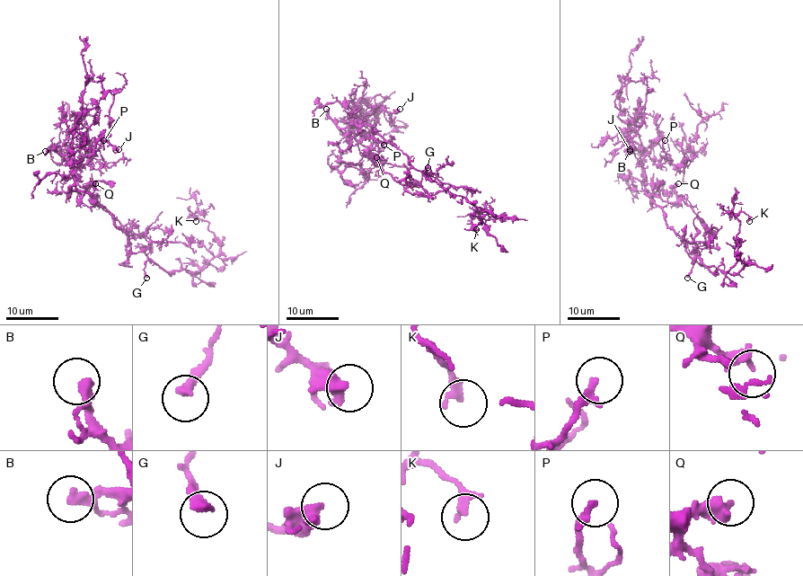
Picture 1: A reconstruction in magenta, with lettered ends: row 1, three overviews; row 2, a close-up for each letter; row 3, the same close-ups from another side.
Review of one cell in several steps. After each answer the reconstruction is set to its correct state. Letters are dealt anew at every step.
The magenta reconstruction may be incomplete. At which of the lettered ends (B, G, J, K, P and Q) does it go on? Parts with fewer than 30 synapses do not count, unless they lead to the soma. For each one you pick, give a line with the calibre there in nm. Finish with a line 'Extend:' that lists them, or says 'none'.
B: 240 nm thick
P: 240 nm thick
Extend: B, P

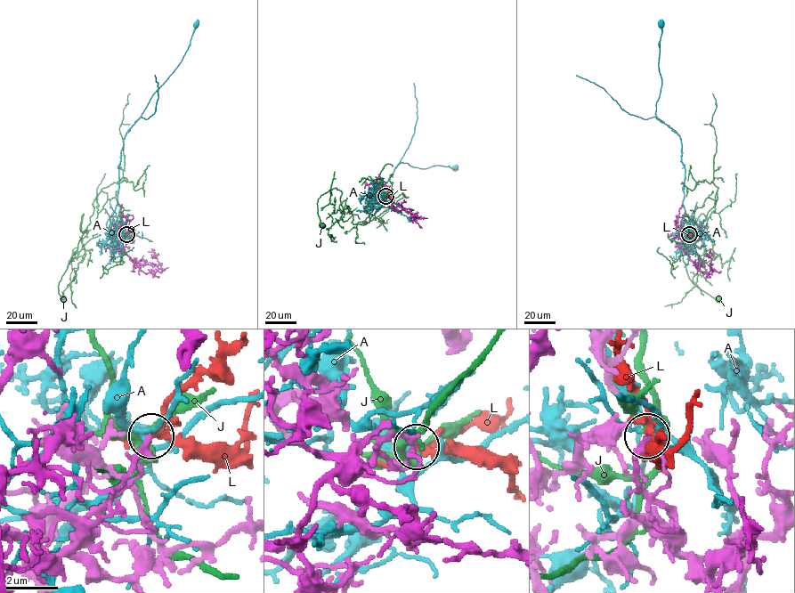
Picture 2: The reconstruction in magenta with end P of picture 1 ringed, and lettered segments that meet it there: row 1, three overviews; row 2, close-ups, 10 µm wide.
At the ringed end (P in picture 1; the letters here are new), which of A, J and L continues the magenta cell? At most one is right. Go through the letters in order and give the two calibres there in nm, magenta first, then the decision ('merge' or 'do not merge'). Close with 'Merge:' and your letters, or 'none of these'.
A: 240 nm thick on the magenta side, 170 nm on the other; do not merge
J: 240 nm thick on the magenta side, 240 nm on the other; do not merge
L: 240 nm thick on the magenta side, 200 nm on the other; merge
Merge: L

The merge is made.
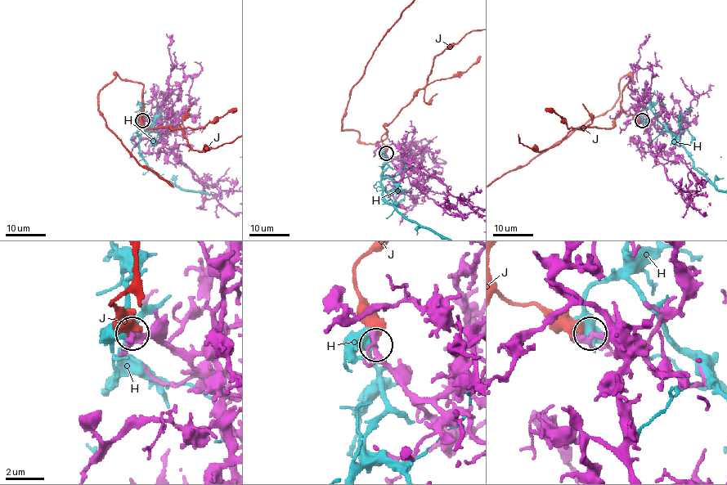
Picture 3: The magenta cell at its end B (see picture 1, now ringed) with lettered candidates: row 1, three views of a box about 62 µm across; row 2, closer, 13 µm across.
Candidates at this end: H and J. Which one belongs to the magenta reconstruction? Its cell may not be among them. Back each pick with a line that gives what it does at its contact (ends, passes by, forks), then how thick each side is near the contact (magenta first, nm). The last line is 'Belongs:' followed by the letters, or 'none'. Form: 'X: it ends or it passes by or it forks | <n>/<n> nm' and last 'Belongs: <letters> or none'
Belongs: none

